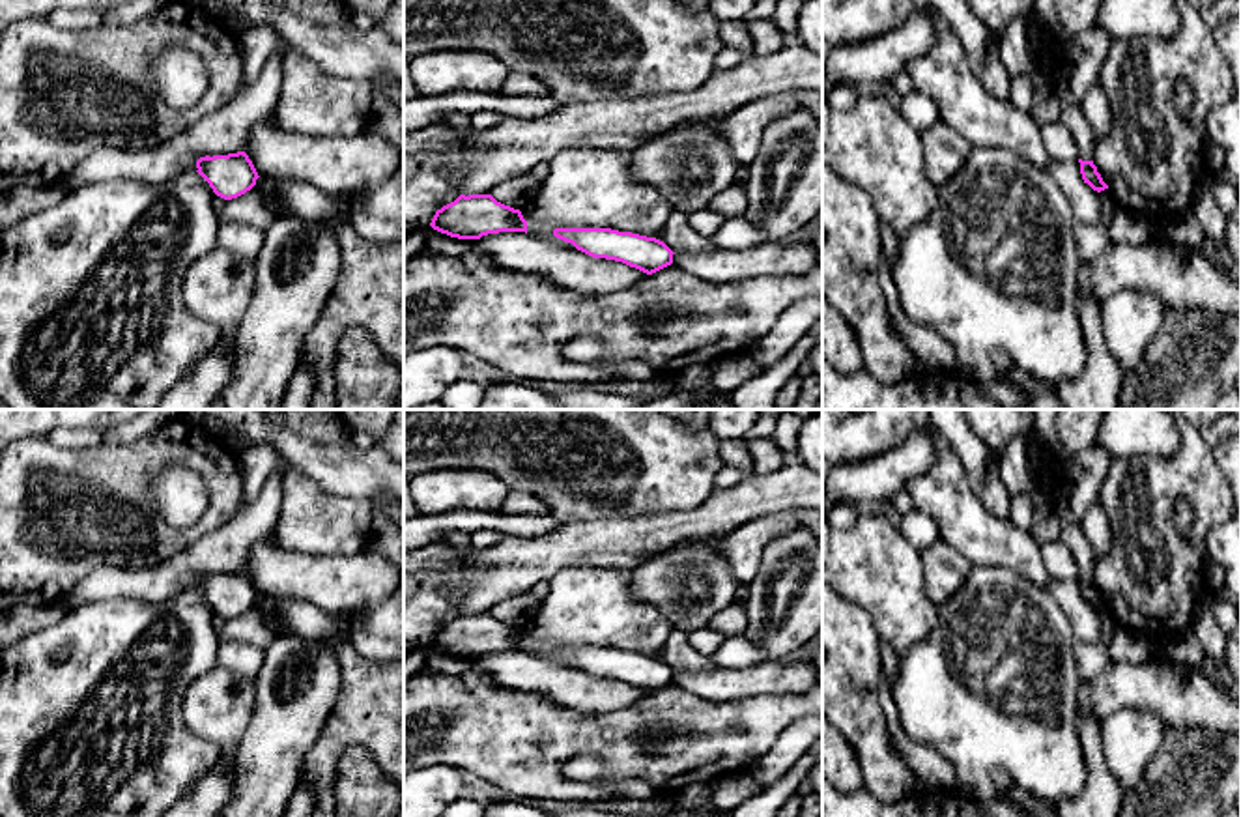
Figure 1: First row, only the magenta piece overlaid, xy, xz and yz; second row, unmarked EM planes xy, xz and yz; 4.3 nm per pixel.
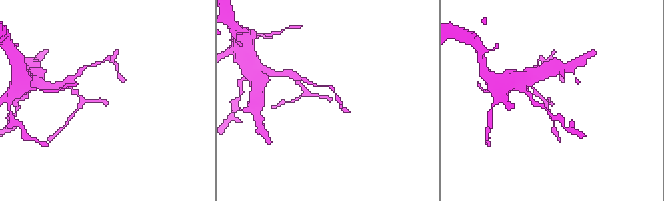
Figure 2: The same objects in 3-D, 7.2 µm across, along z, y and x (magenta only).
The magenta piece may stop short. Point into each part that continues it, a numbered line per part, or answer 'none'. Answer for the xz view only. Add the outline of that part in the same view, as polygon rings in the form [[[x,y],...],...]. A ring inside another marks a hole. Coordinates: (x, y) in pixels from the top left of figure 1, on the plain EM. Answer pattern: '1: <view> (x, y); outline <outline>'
none

